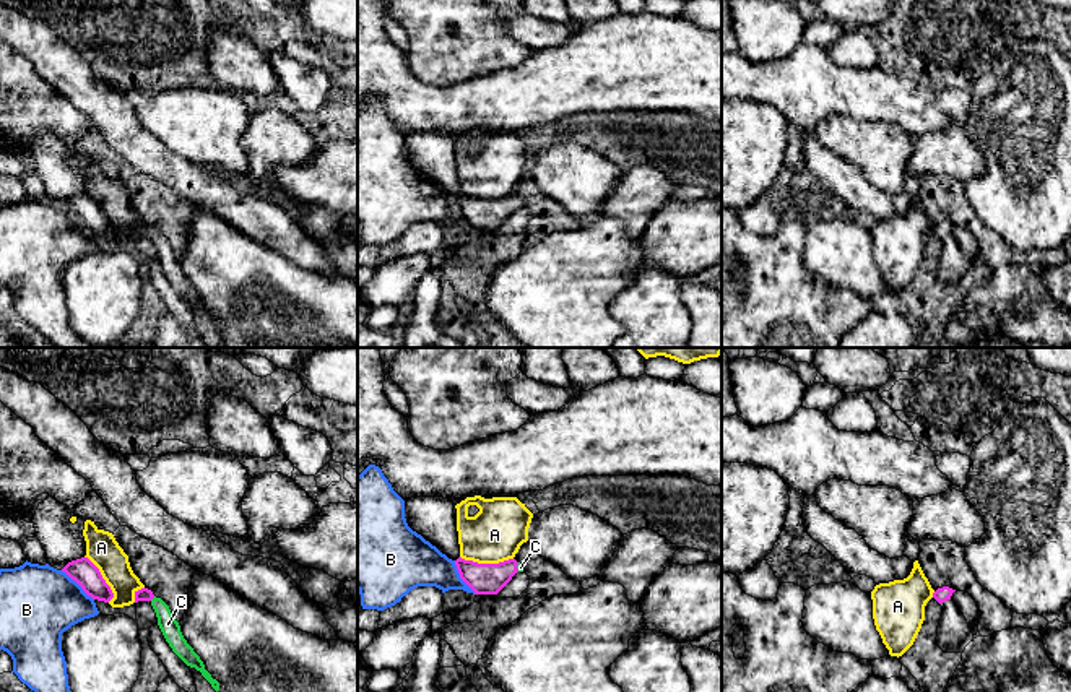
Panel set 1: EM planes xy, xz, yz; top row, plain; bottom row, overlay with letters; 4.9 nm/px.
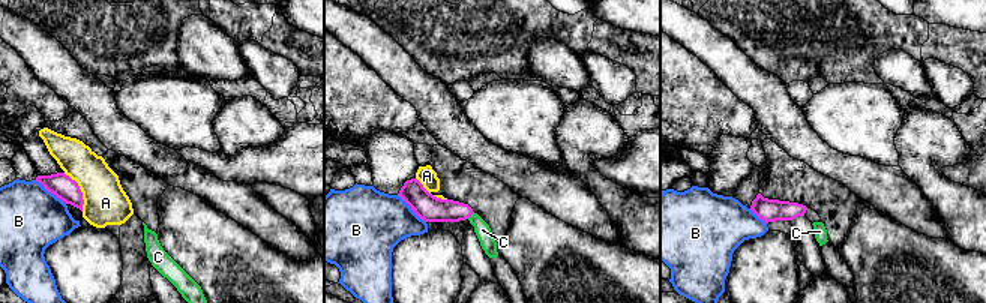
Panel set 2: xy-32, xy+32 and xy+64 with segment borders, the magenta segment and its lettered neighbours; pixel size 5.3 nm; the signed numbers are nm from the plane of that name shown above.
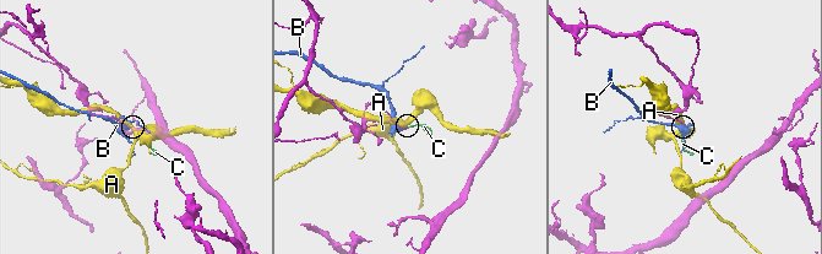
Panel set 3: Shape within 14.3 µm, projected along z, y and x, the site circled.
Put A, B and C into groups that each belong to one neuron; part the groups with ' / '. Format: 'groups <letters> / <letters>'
groups A / B / C

